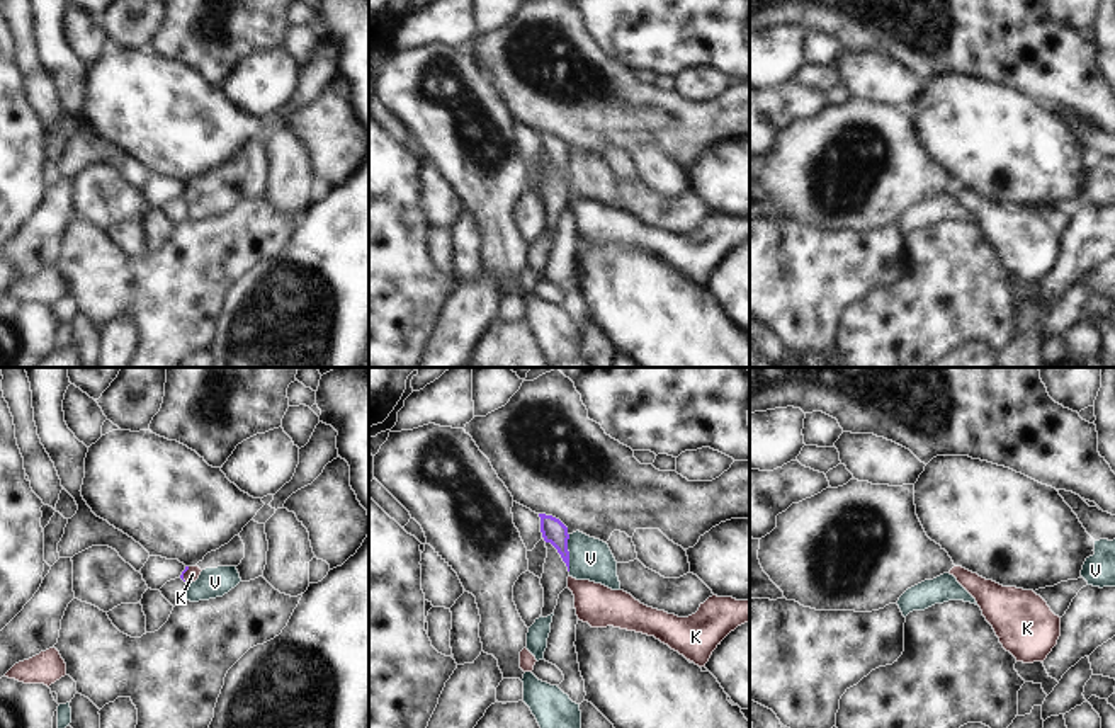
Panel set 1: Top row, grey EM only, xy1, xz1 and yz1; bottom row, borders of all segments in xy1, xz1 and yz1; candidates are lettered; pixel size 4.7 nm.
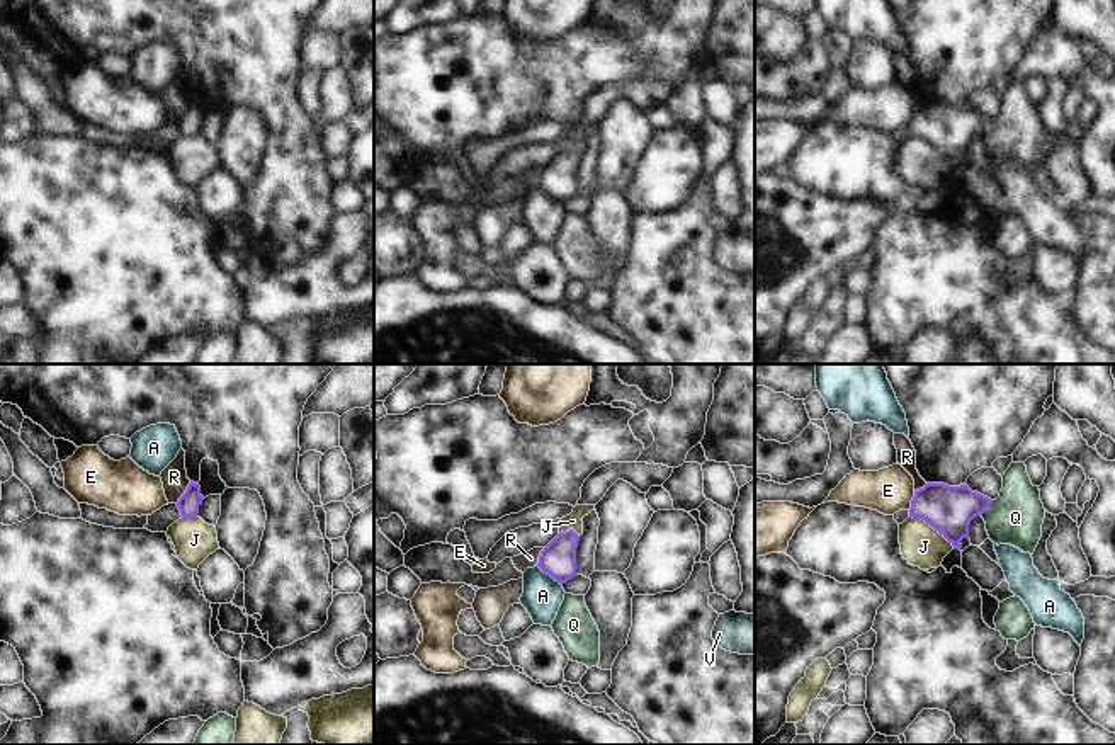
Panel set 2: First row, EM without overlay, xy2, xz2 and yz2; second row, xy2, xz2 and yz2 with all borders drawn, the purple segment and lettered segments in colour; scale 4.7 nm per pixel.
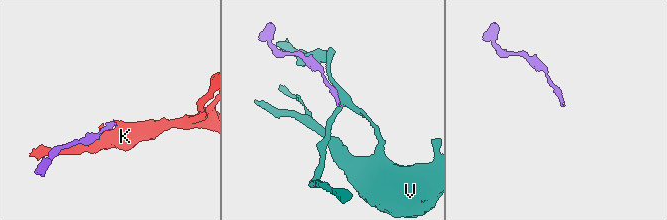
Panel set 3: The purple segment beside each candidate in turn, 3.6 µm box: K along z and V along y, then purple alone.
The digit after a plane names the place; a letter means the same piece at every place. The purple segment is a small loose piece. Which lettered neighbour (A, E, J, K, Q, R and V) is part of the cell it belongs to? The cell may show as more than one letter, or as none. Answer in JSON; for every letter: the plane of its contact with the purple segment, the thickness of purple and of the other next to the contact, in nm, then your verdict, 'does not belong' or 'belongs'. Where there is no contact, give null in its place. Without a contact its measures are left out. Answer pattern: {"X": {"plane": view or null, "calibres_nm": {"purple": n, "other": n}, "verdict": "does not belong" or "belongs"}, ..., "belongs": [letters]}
{"A": {"plane": "xz2", "calibres_nm": {"purple": 170, "other": 190}, "verdict": "does not belong"}, "E": {"plane": "yz2", "calibres_nm": {"purple": 220, "other": 220}, "verdict": "does not belong"}, "J": {"plane": "yz2", "calibres_nm": {"purple": 220, "other": 200}, "verdict": "does not belong"}, "K": {"plane": "xy1", "calibres_nm": {"purple": 20, "other": 70}, "verdict": "belongs"}, "Q": {"plane": "yz2", "calibres_nm": {"purple": 220, "other": 260}, "verdict": "does not belong"}, "R": {"plane": "xy2", "calibres_nm": {"purple": 100, "other": 120}, "verdict": "does not belong"}, "V": {"plane": "xz1", "calibres_nm": {"purple": 110, "other": 200}, "verdict": "does not belong"}, "belongs": ["K"]}

